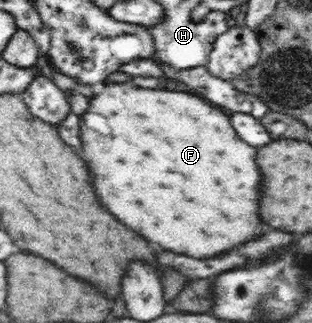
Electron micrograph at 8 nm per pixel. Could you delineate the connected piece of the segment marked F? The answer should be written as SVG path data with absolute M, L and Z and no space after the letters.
M128 84L106 85L104 92L92 100L92 108L82 118L82 140L86 144L82 158L88 162L88 166L96 174L96 188L98 188L102 202L110 208L110 212L114 212L120 220L124 220L126 226L130 226L138 234L146 236L146 240L156 242L162 248L178 252L178 254L186 254L186 256L194 256L194 258L216 258L242 244L248 244L248 242L264 236L264 222L260 220L260 168L256 168L258 148L244 144L244 140L240 140L240 136L236 136L230 116L226 112L222 112L220 108L208 104L206 100L186 94L186 92L146 90L146 88L134 88Z

